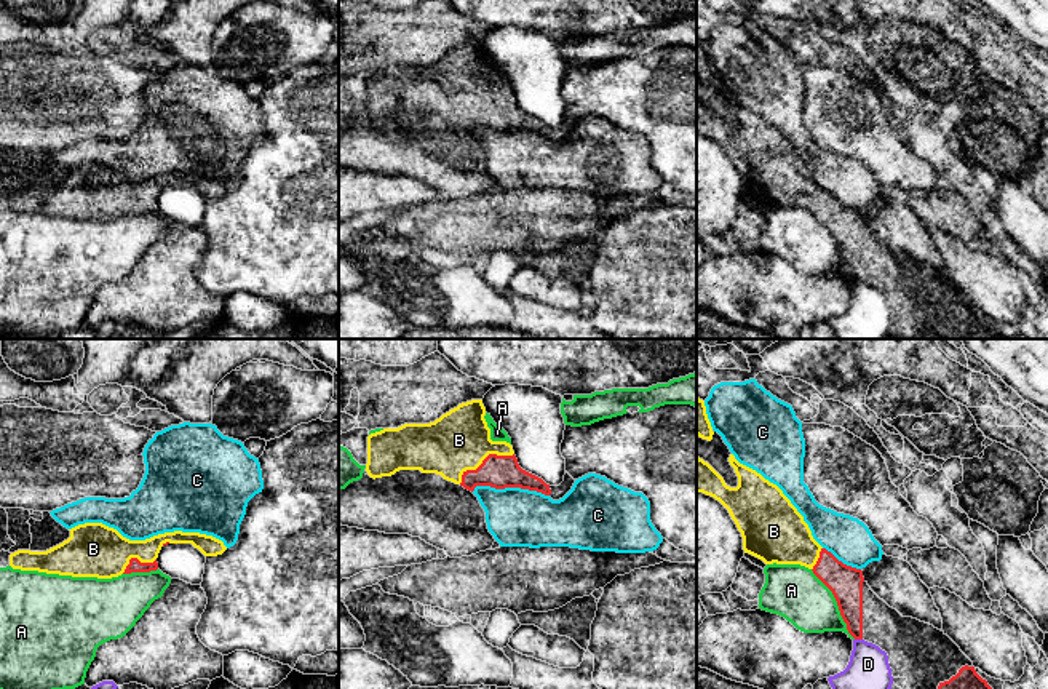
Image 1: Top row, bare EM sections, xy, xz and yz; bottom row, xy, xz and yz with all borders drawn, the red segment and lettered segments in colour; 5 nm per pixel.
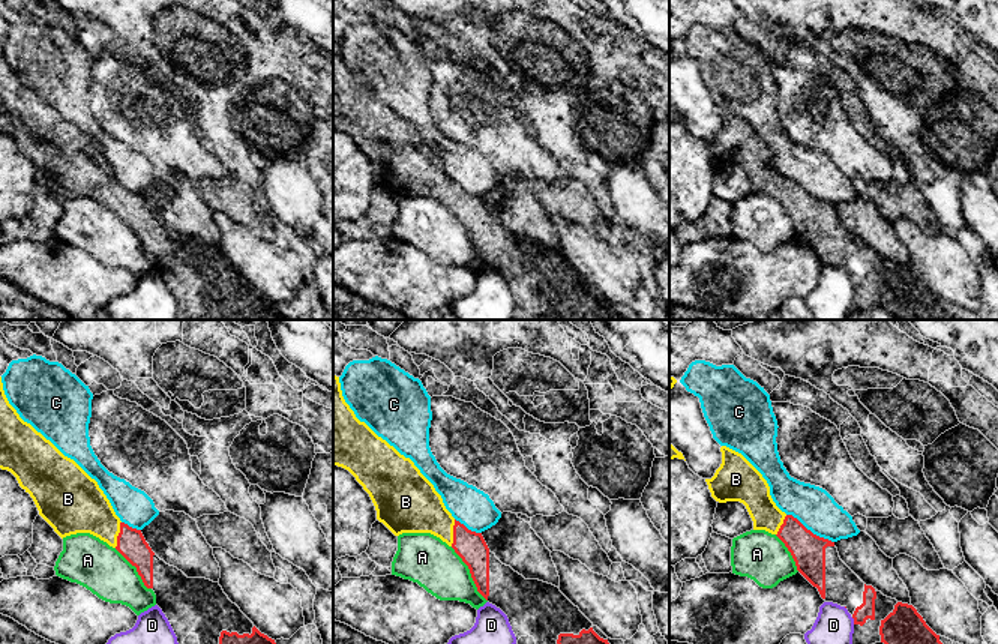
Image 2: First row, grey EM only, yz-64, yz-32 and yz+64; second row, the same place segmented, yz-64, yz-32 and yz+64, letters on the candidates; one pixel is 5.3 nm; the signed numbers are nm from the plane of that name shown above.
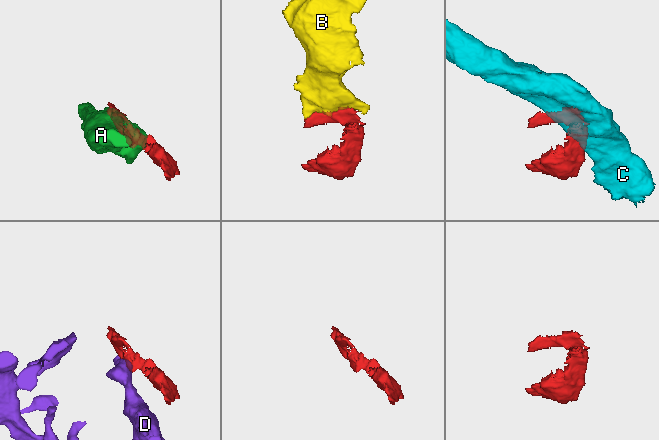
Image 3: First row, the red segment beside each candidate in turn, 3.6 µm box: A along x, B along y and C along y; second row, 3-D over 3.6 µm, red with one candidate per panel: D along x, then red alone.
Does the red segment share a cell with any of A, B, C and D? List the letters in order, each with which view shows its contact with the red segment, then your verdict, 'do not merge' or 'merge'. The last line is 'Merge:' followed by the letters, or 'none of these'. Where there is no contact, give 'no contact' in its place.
A: yz | do not merge
B: xz | merge
C: xz | do not merge
D: yz | do not merge
Merge: B

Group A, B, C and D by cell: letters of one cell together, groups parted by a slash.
A / B / C / D

